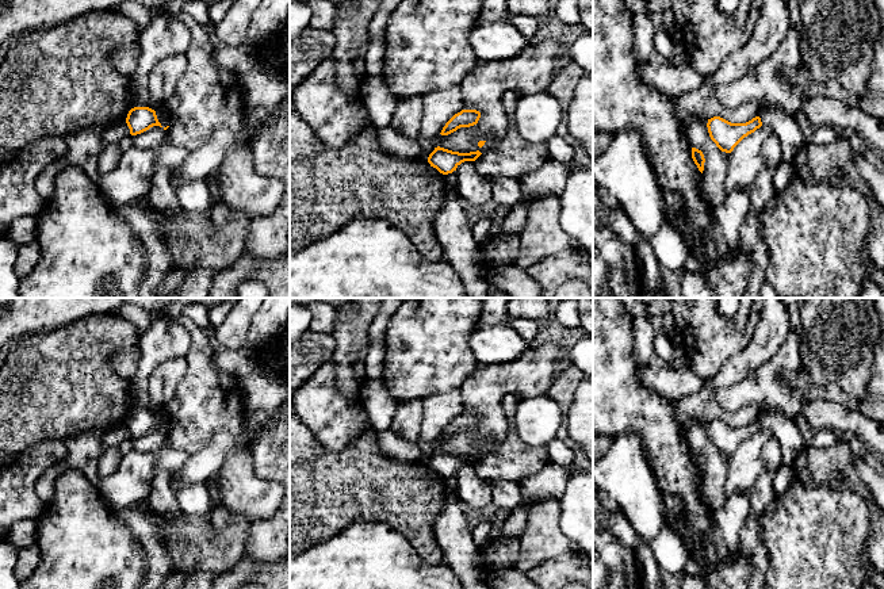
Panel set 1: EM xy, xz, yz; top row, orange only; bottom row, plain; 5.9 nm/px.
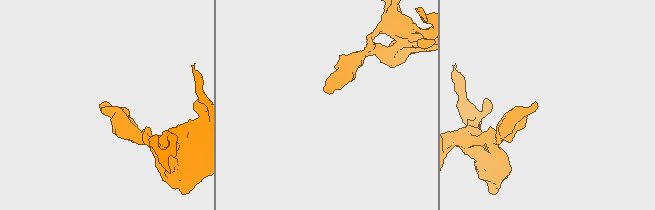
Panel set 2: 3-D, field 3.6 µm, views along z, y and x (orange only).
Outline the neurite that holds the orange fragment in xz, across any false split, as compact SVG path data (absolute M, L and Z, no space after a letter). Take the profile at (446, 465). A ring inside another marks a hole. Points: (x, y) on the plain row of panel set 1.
M435 451L429 458L428 466L436 471L440 477L448 478L456 474L456 471L464 464L475 464L482 456L479 454L470 456L452 455L444 451Z

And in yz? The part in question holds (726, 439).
M720 420L708 422L707 431L711 443L726 456L731 456L734 451L749 437L762 429L761 421L755 420L746 427L731 427Z

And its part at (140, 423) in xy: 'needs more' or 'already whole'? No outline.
already whole

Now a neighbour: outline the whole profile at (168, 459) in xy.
M153 429L149 433L131 439L133 450L143 454L156 454L156 474L160 471L172 471L183 468L187 463L190 455L175 450L171 447L165 447L165 433L160 429Z

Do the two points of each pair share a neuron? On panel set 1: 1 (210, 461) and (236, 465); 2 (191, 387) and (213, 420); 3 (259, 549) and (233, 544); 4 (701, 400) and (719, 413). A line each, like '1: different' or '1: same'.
1: different
2: same
3: different
4: same

